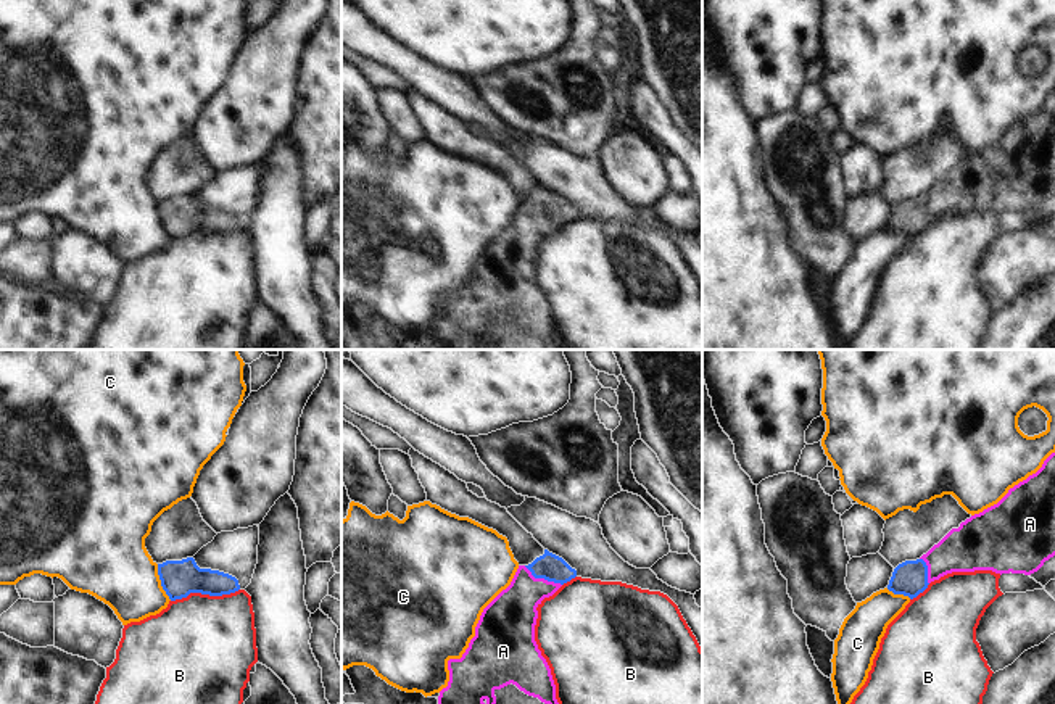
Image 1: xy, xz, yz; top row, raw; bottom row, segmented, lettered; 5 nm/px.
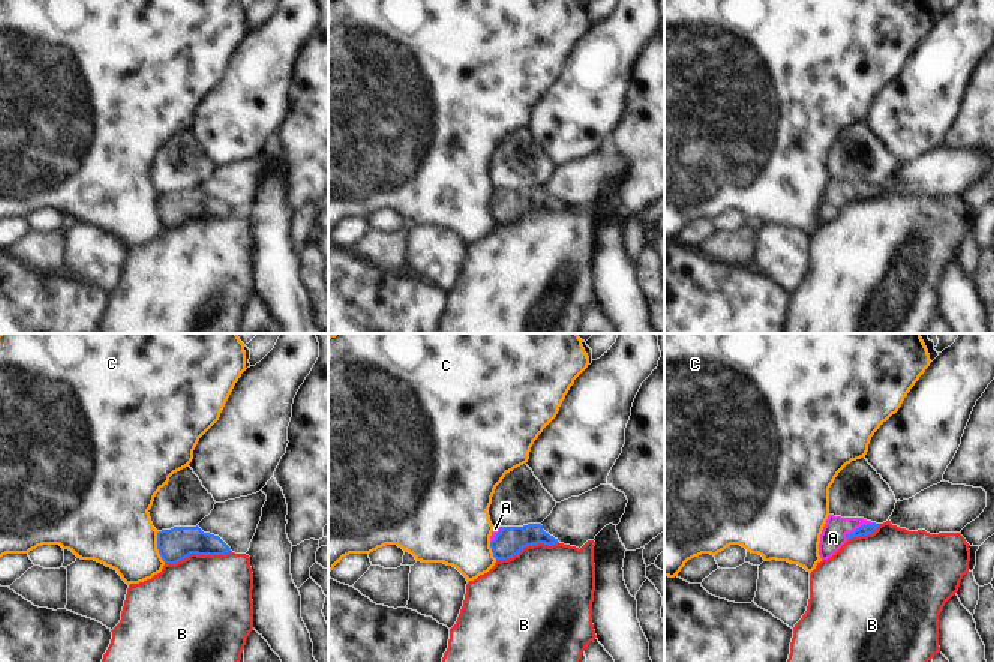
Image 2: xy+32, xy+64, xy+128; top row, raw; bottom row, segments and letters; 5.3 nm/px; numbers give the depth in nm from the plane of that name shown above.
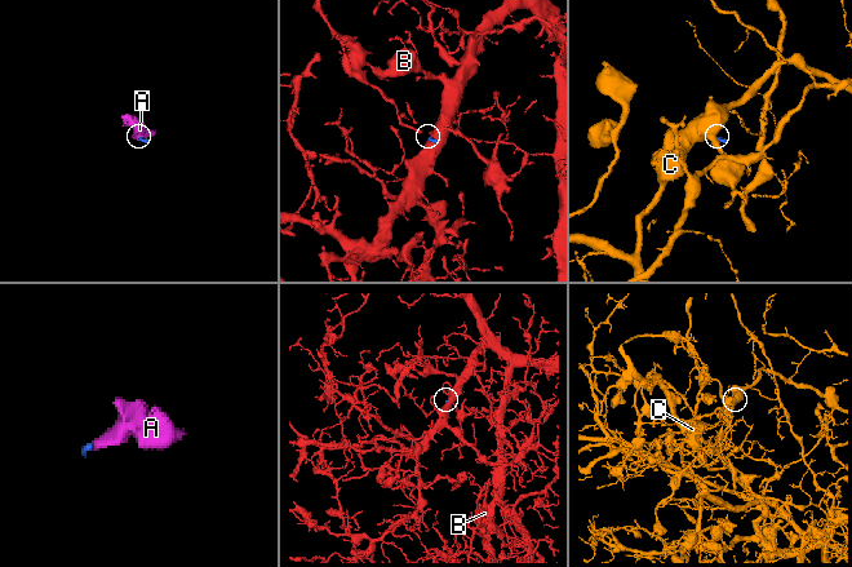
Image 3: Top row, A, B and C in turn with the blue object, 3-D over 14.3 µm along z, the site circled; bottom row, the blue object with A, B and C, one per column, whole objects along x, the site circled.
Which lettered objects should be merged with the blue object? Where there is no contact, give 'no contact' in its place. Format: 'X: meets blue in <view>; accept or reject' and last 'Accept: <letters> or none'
A: meets blue in xz; accept
B: meets blue in xy; reject
C: meets blue in xy; reject
Accept: A

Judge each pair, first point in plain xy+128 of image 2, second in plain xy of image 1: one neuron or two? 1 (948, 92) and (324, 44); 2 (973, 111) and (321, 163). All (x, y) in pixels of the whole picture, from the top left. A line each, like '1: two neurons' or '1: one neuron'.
1: two neurons
2: one neuron

